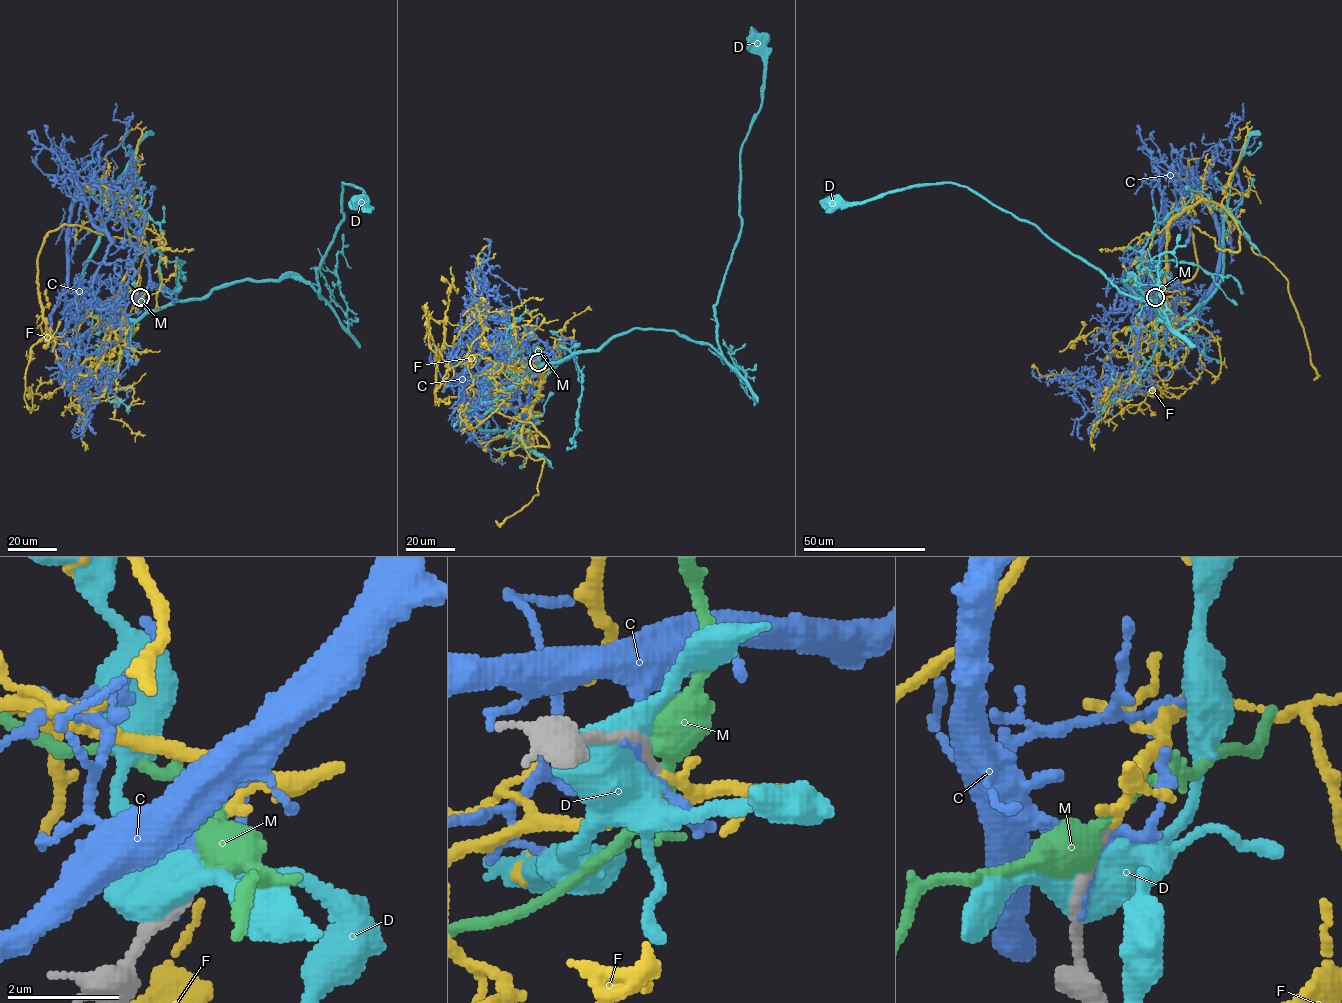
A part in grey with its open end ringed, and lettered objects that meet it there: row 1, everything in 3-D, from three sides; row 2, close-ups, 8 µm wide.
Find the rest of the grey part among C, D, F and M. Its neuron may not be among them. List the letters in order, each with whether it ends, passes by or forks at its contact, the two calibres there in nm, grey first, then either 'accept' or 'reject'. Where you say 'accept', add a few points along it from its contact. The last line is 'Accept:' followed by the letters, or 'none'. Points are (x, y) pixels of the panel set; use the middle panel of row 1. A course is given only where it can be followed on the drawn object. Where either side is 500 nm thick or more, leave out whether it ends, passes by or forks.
C: it forks | 300/180 nm | reject
D: 300/650 nm | reject
F: it ends | 220/190 nm | accept | via (538, 362), (526, 447), (549, 445), (532, 423), (435, 404), (423, 308), (436, 357)
M: it passes by | 260/460 nm | reject
Accept: F

